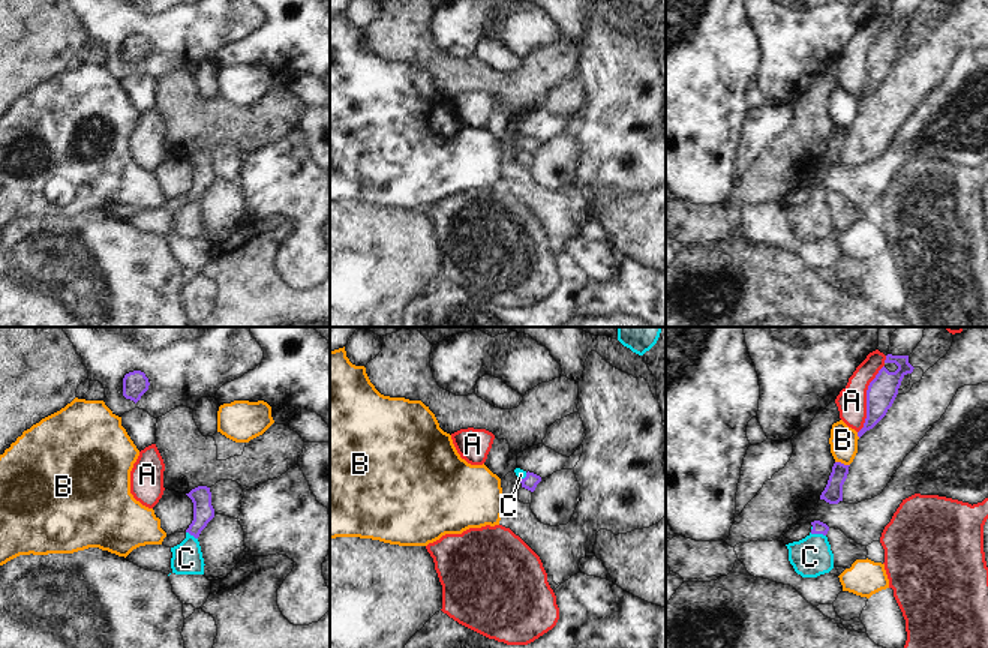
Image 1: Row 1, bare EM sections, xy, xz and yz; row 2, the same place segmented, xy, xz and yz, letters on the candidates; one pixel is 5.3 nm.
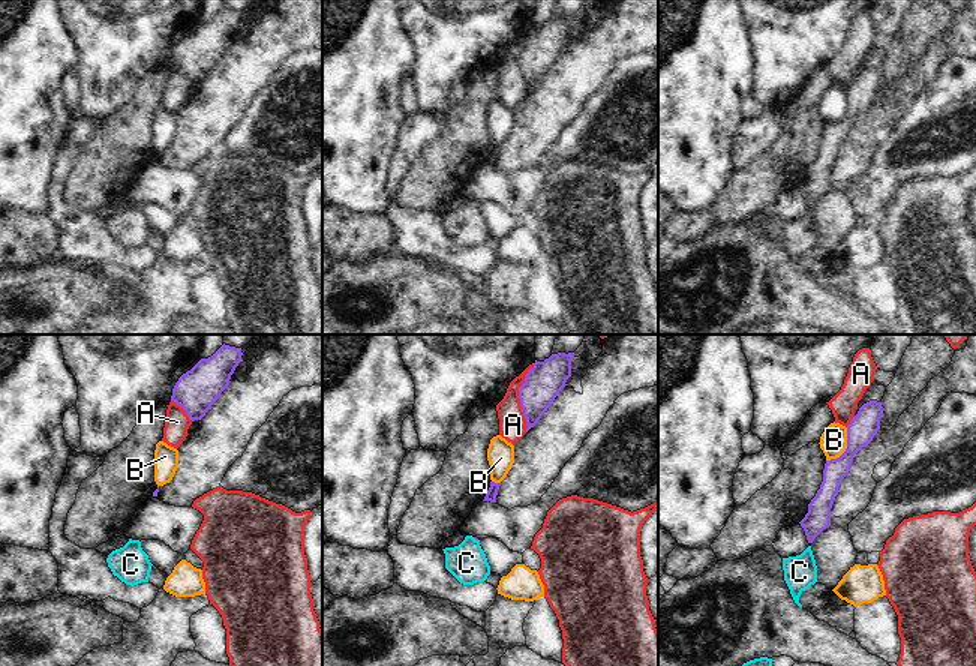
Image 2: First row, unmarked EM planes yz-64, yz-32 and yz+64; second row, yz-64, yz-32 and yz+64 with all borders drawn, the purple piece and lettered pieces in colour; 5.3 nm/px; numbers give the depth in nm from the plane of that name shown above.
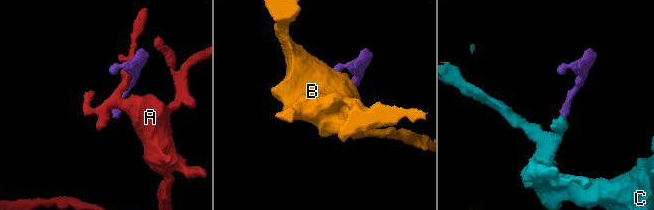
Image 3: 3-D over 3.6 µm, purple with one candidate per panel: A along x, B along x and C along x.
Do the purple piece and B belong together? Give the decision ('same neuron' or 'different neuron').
different neuron

